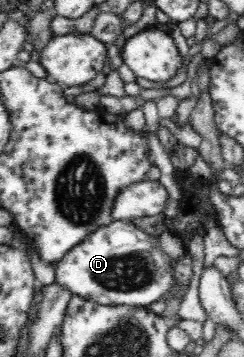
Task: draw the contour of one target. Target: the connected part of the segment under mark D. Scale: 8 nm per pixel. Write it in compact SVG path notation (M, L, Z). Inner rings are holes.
M116 221L103 225L90 233L80 244L70 249L55 266L55 282L68 289L74 296L103 305L134 305L147 307L162 299L162 294L174 284L174 269L170 256L162 251L158 238L136 228L129 221Z

